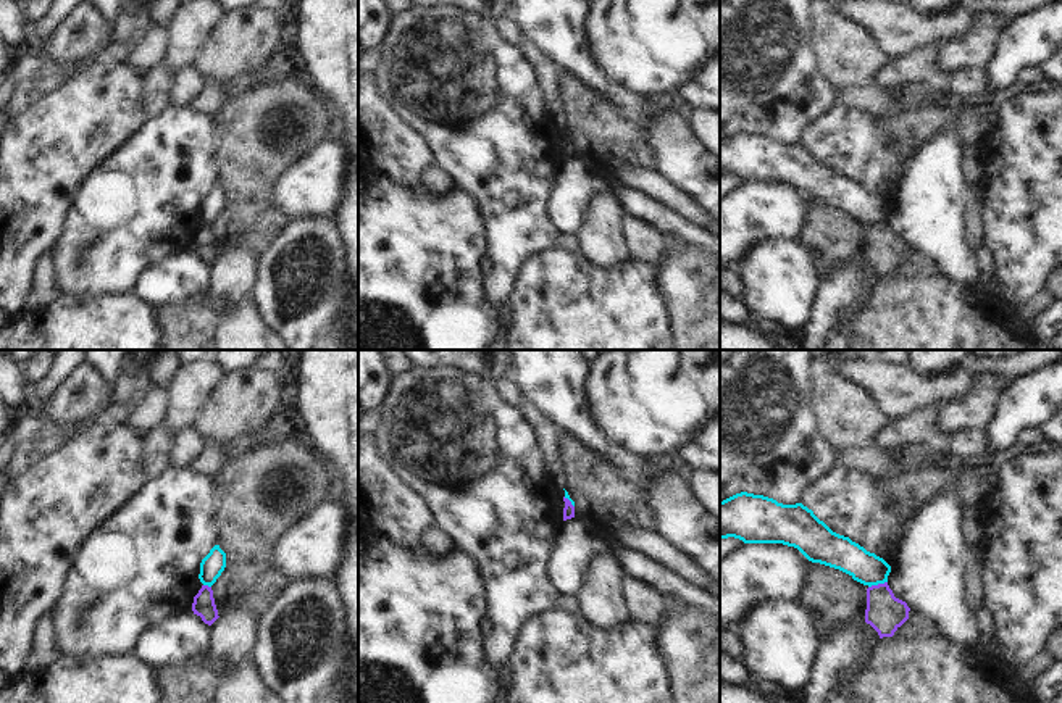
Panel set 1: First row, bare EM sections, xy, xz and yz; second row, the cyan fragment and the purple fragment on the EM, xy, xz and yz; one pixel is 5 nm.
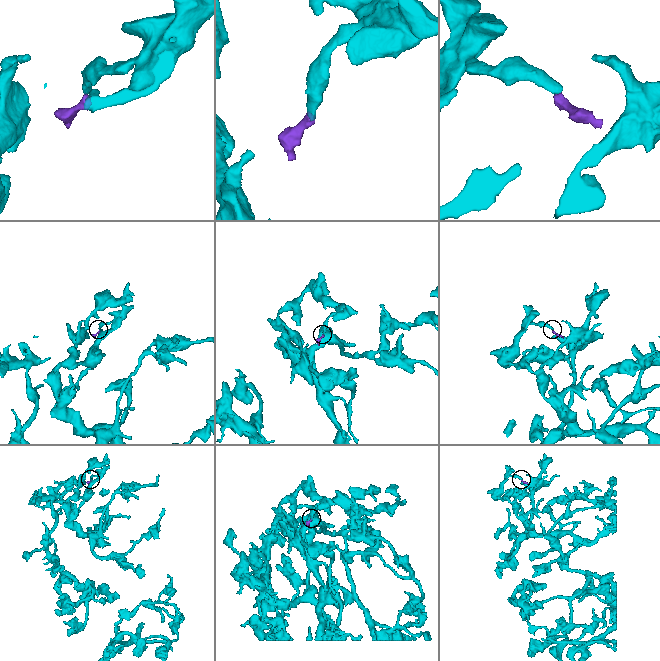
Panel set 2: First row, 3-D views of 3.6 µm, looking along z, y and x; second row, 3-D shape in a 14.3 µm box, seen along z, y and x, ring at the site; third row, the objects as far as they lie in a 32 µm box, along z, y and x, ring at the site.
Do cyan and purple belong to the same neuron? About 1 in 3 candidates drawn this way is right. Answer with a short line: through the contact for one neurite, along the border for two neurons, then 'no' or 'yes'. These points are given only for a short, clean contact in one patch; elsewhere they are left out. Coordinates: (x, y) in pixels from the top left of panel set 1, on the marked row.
line yz (886, 581), (869, 587); no

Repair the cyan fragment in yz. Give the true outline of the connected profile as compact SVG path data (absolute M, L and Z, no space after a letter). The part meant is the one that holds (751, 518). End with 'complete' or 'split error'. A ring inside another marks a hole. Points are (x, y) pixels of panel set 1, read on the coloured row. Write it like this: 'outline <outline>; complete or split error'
outline M736 493L720 501L720 539L734 537L744 543L783 543L797 548L809 561L820 563L849 574L863 585L888 582L891 566L867 551L849 537L833 532L812 510L802 503L783 505L763 495Z; complete

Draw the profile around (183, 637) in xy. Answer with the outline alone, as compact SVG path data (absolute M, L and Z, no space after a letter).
M190 609L147 627L136 640L132 655L157 674L195 661L208 655L208 650L210 626Z

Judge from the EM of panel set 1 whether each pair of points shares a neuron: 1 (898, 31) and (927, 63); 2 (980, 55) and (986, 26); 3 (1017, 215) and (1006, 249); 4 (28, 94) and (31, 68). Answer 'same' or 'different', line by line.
1: different
2: different
3: same
4: same

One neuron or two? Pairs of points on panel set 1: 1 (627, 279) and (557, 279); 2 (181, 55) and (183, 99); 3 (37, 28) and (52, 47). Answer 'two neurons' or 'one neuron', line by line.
1: one neuron
2: two neurons
3: two neurons

